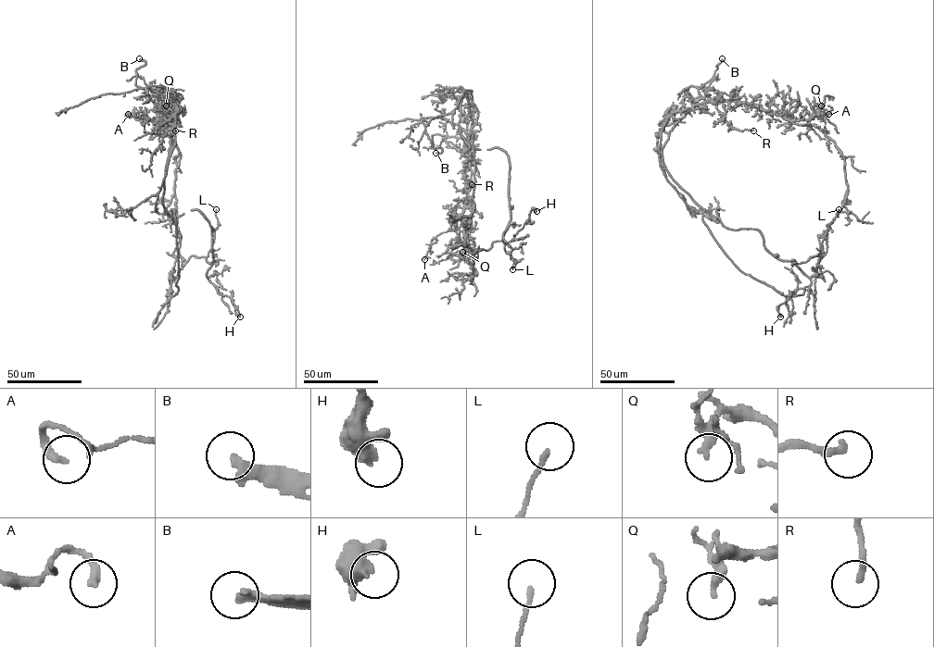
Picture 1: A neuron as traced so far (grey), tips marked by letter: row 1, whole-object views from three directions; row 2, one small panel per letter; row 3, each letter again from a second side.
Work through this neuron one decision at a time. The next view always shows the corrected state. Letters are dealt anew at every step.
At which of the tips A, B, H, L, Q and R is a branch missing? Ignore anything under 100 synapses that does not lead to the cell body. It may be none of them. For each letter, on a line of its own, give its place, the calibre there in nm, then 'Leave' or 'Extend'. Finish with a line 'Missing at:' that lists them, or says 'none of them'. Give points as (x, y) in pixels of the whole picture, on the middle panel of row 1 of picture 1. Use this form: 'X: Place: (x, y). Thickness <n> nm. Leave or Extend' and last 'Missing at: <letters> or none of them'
A: Place: (424, 259). Thickness 280 nm. Leave
B: Place: (435, 153). Thickness 320 nm. Extend
H: Place: (536, 211). Thickness 280 nm. Leave
L: Place: (512, 269). Thickness 130 nm. Leave
Q: Place: (462, 252). Thickness 280 nm. Leave
R: Place: (472, 184). Thickness 200 nm. Leave
Missing at: B

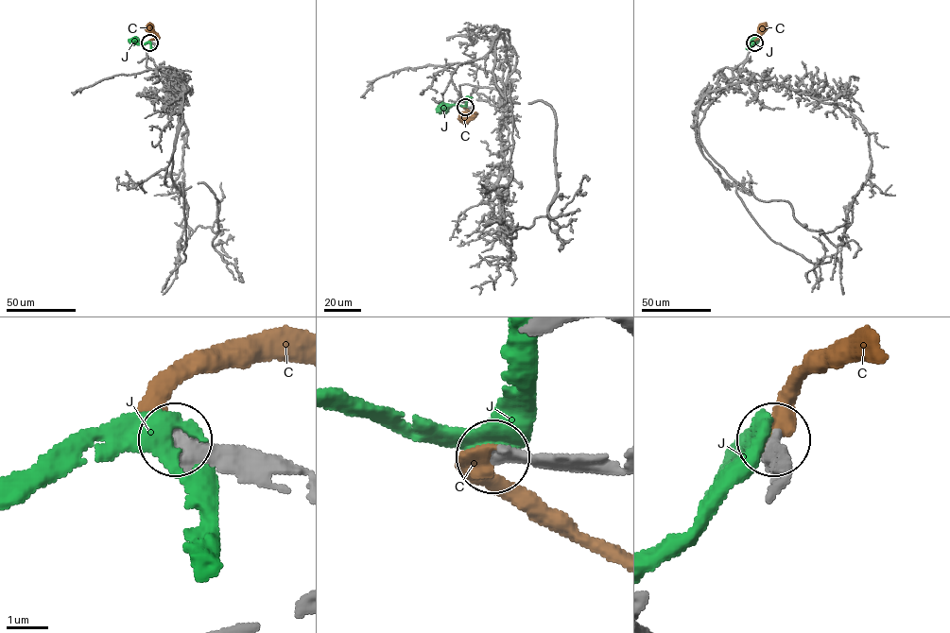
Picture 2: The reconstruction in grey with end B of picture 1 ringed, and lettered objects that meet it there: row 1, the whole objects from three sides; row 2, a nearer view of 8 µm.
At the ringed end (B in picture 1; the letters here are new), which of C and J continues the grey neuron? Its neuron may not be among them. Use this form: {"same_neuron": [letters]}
{"same_neuron": ["C"]}

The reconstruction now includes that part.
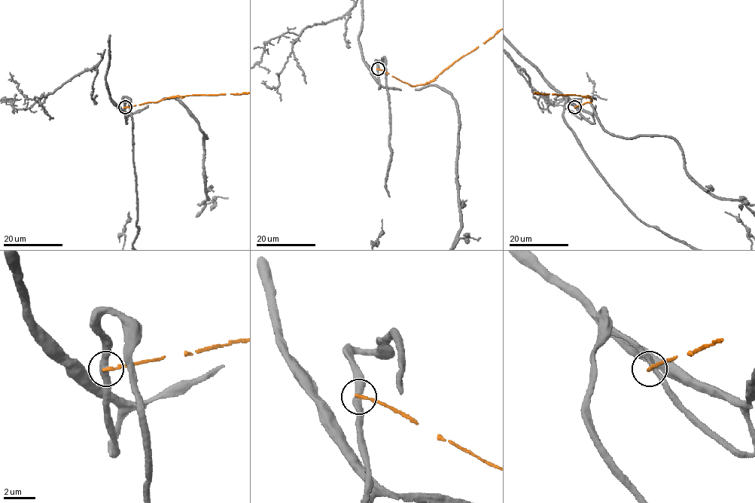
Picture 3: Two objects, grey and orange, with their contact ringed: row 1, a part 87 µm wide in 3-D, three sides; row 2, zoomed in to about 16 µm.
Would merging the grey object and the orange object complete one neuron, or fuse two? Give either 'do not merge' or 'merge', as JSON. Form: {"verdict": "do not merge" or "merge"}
{"verdict": "do not merge"}

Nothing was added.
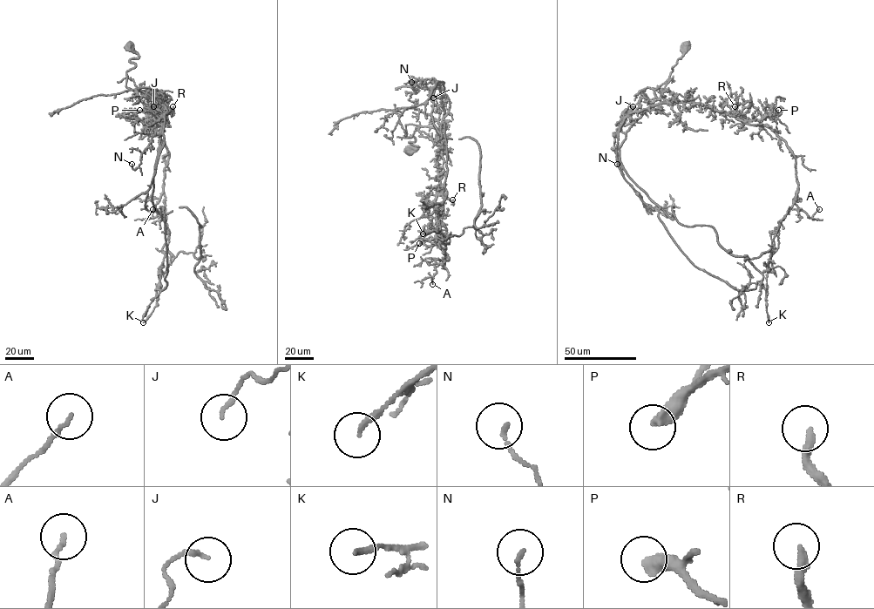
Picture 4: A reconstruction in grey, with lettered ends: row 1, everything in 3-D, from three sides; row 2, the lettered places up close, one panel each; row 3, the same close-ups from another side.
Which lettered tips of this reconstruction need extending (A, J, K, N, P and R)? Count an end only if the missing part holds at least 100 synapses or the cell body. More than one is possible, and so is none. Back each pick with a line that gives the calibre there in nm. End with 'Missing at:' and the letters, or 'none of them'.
Missing at: none of them

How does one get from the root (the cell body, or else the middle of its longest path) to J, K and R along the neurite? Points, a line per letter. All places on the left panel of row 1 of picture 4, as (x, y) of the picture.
J: (130, 47), (138, 57), (130, 60), (135, 66), (126, 72), (126, 86), (170, 111), (153, 106)
K: (130, 47), (138, 57), (126, 86), (165, 109), (152, 200), (161, 219), (163, 210), (166, 286), (143, 322)
R: (130, 47), (138, 57), (130, 60), (135, 66), (126, 86), (152, 97), (161, 114), (172, 106)

